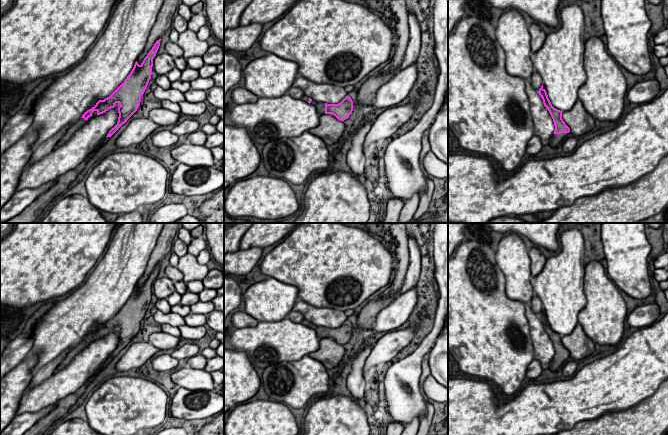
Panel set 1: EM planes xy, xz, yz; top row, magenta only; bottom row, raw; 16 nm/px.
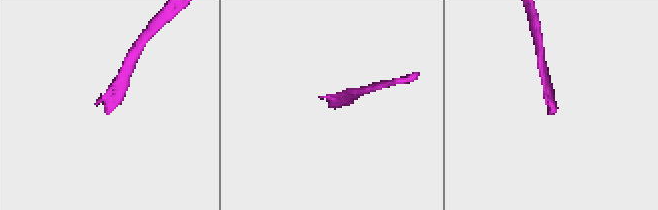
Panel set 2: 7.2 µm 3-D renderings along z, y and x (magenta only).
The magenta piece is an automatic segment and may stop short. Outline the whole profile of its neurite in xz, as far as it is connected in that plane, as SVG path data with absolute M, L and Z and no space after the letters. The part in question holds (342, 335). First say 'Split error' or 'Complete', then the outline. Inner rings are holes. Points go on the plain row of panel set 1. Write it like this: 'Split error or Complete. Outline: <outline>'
Split error. Outline: M305 319L301 323L315 330L319 339L332 338L340 345L348 343L353 335L353 325L348 319L338 328L316 326Z

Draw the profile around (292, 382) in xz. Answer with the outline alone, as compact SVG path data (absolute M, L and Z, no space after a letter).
M304 355L297 361L283 361L267 367L261 384L270 398L300 409L313 395L327 393L329 380L324 365Z

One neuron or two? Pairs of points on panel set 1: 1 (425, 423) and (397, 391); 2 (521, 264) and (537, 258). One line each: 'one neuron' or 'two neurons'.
1: two neurons
2: two neurons

